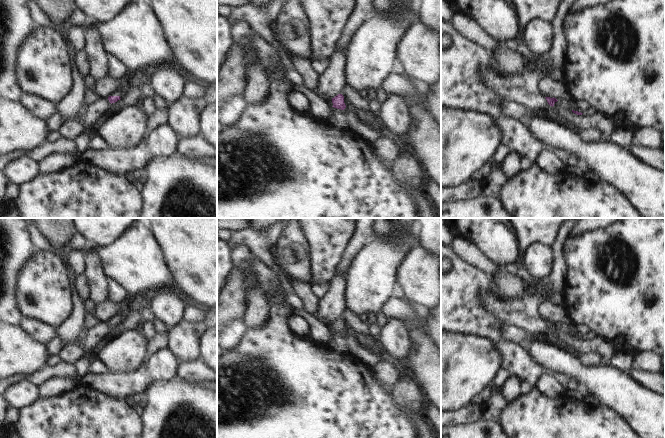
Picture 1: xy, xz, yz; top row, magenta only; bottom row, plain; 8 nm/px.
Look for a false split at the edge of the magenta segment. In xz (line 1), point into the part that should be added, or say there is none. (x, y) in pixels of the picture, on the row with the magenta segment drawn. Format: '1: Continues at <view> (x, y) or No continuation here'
1: No continuation here.

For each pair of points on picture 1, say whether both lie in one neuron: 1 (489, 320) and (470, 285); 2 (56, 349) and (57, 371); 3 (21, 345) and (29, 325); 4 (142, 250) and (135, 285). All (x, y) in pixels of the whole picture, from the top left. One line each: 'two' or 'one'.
1: one
2: two
3: two
4: one

